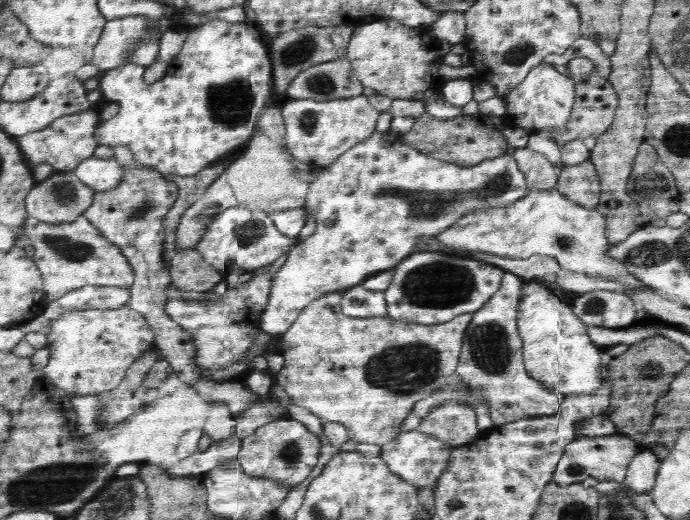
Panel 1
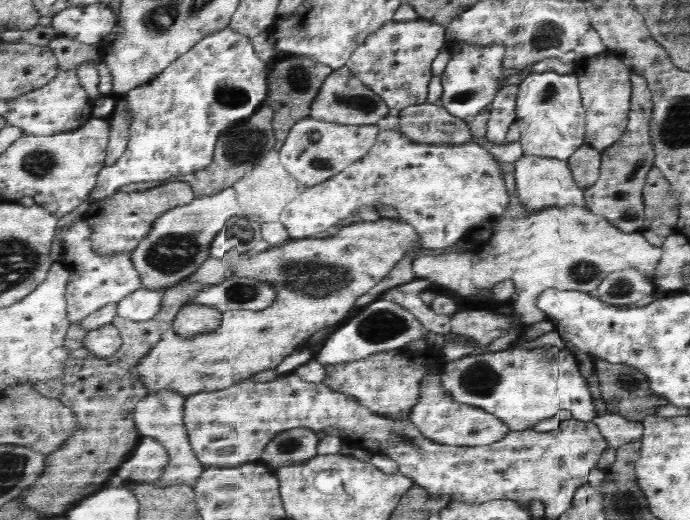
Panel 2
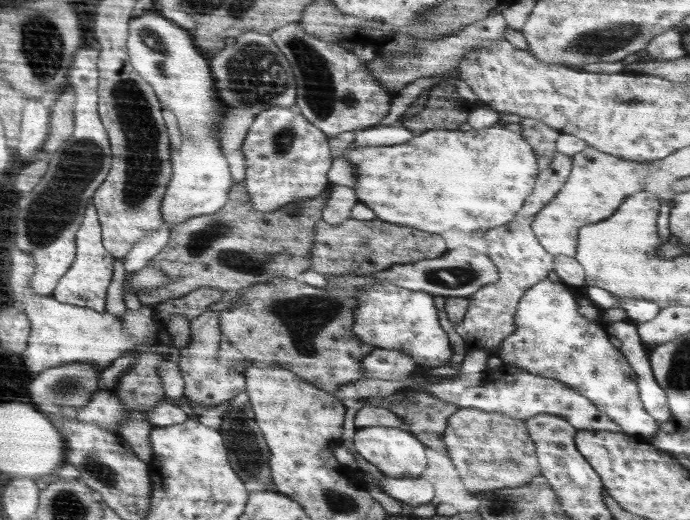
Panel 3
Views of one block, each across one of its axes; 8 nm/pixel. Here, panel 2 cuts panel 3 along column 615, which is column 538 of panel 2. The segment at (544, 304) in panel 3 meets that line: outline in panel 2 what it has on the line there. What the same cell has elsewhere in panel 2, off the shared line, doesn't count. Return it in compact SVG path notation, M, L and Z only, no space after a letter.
M545 345L542 348L513 348L499 352L466 356L456 361L444 361L441 365L442 387L456 403L477 407L498 417L510 430L523 431L533 428L544 419L569 410L576 420L592 421L597 416L594 399L588 388L588 381L580 375L576 358L568 349L559 350L556 346Z

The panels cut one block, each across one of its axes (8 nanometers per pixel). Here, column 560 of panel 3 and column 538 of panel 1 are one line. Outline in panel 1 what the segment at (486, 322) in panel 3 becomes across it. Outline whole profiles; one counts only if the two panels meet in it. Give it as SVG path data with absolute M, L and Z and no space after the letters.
M516 148L513 157L520 172L526 177L527 191L532 189L549 189L554 187L560 176L560 168L556 168L543 154L525 148Z

